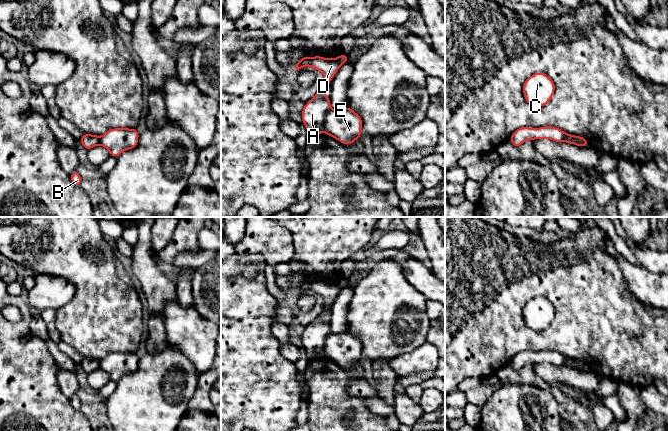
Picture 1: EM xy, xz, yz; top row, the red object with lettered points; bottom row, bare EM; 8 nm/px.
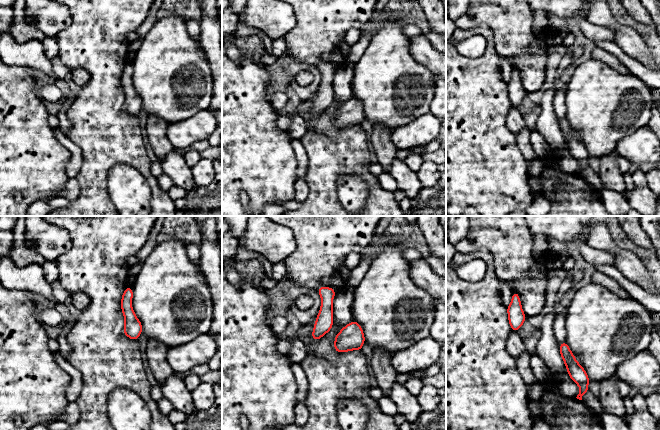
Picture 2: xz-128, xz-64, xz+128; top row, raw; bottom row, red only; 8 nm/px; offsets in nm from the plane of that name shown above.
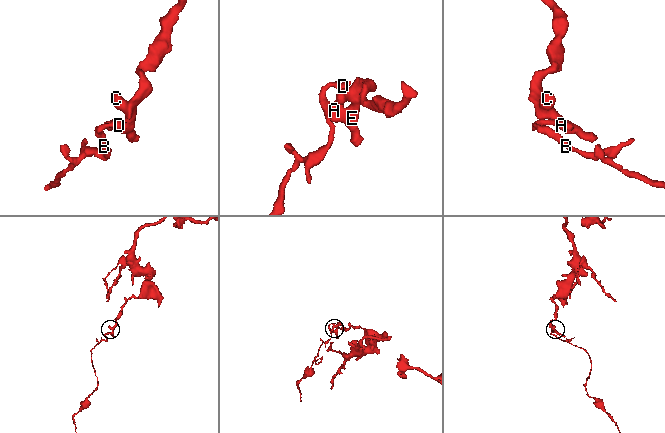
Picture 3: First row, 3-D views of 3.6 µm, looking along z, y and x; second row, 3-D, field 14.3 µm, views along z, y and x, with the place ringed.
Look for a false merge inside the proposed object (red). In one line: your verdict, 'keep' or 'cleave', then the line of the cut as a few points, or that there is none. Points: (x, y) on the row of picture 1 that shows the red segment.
cleave; cut in xz along (330, 108), (325, 116), (323, 130)

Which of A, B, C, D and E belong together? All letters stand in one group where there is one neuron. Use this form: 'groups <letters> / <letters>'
groups A B D / C E

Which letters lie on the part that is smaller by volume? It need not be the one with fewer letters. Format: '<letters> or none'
A, B, D

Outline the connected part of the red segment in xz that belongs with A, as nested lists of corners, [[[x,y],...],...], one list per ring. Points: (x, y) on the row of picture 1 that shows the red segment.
[[[342,54],[333,59],[315,56],[312,58],[303,57],[298,60],[298,64],[294,64],[293,68],[298,72],[303,66],[311,66],[322,72],[325,76],[322,86],[318,89],[317,94],[306,103],[302,110],[302,122],[307,128],[308,136],[315,136],[324,131],[324,120],[330,107],[330,97],[324,95],[332,77],[337,73],[339,67],[348,62],[348,56]]]

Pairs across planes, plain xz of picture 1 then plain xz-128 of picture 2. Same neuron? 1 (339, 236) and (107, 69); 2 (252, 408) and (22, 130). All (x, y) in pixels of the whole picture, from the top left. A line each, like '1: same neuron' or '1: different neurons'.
1: same neuron
2: same neuron

